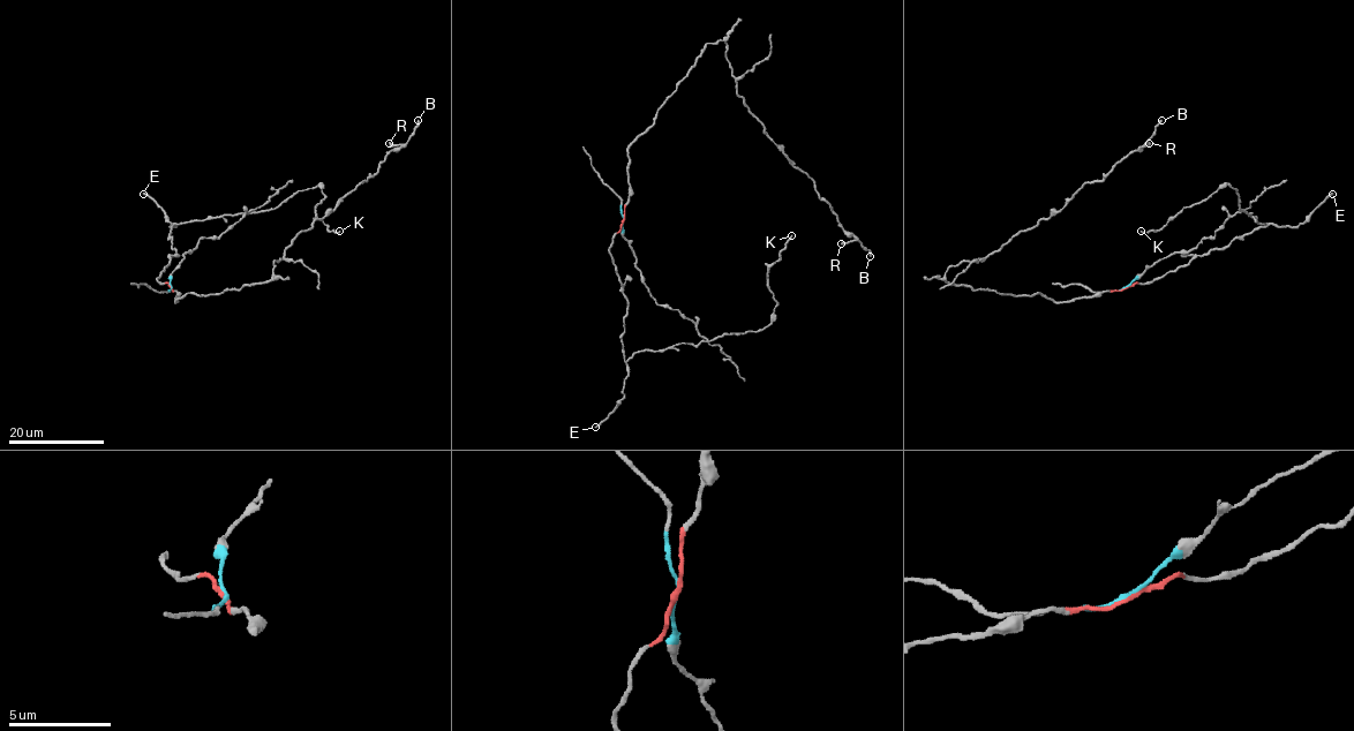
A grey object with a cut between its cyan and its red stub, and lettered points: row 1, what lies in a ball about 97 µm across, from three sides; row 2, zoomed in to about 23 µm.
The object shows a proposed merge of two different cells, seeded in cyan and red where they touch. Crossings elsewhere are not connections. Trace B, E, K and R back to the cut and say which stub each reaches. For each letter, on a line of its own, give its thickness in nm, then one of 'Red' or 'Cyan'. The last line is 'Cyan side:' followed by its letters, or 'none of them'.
B: Thickness 240 nm. Red
E: Thickness 220 nm. Red
K: Thickness 170 nm. Red
R: Thickness 420 nm. Red
Cyan side: none of them

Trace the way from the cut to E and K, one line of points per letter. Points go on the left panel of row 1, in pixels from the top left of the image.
E: (171, 287), (157, 279), (175, 250), (168, 234), (175, 226), (171, 227), (165, 212), (142, 194)
K: (171, 287), (157, 279), (175, 253), (173, 225), (275, 209), (320, 185), (316, 216), (339, 231)

